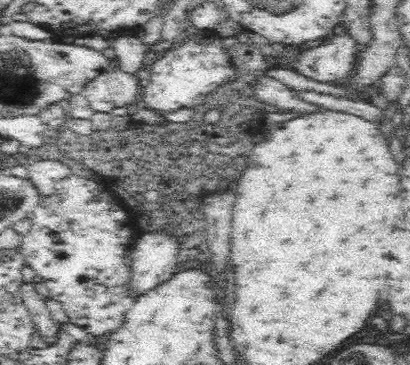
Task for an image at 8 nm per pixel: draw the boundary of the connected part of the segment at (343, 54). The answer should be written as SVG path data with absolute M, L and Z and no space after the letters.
M336 26L332 36L304 51L293 63L285 65L310 80L338 83L350 75L358 46L357 41Z

